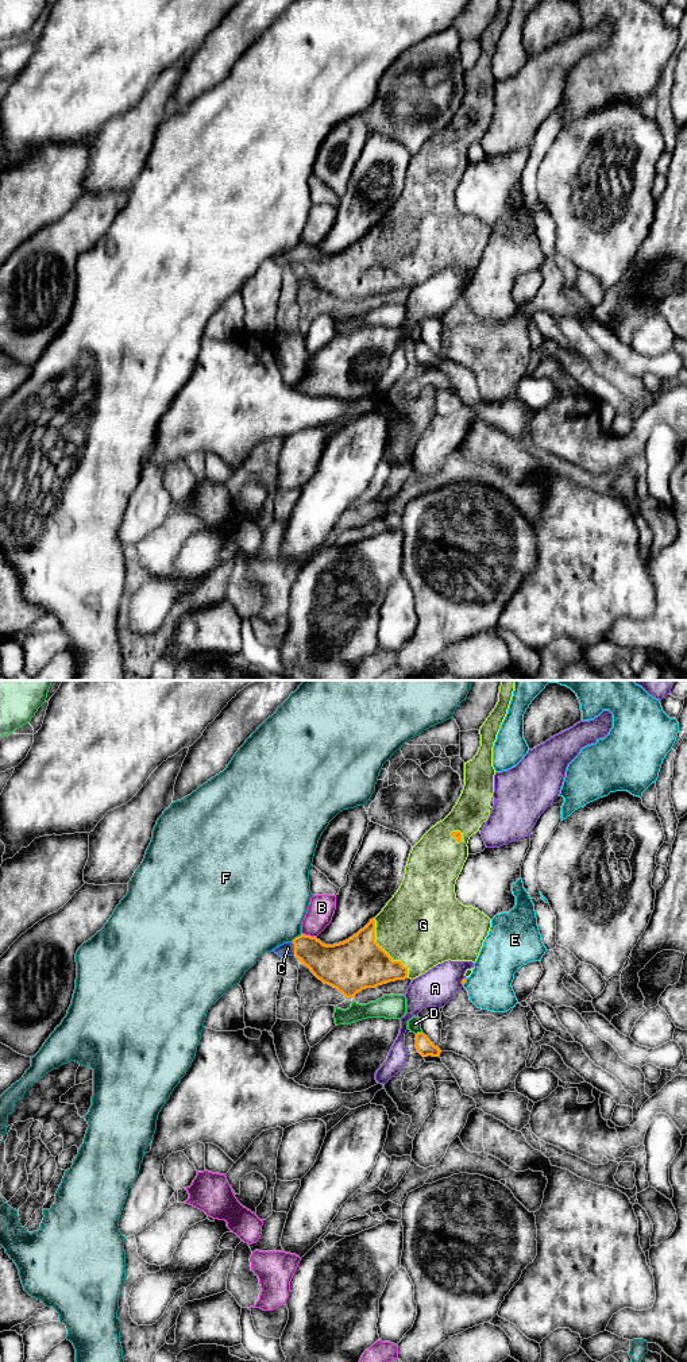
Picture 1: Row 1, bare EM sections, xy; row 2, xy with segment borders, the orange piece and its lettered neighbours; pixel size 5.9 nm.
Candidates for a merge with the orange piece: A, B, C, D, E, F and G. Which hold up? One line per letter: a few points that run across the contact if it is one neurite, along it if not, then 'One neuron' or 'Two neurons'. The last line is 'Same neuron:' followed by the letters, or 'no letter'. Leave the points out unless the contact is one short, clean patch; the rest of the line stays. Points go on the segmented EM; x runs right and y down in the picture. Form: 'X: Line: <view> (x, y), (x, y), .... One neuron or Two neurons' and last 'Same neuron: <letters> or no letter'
A: Two neurons
B: Two neurons
C: Line: xy (332, 964), (305, 948), (294, 948), (288, 948). One neuron
D: Two neurons
E: Two neurons
F: Two neurons
G: One neuron
Same neuron: C, G

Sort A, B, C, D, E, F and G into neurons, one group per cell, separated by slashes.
A / B / C G / D / E / F

